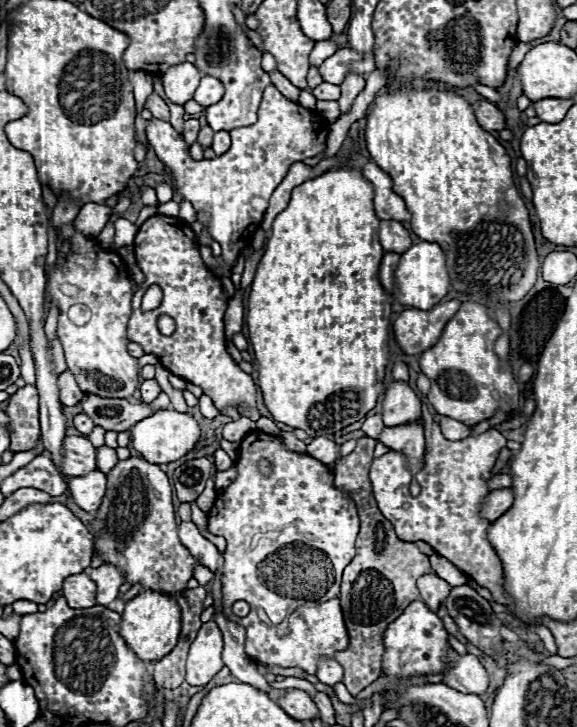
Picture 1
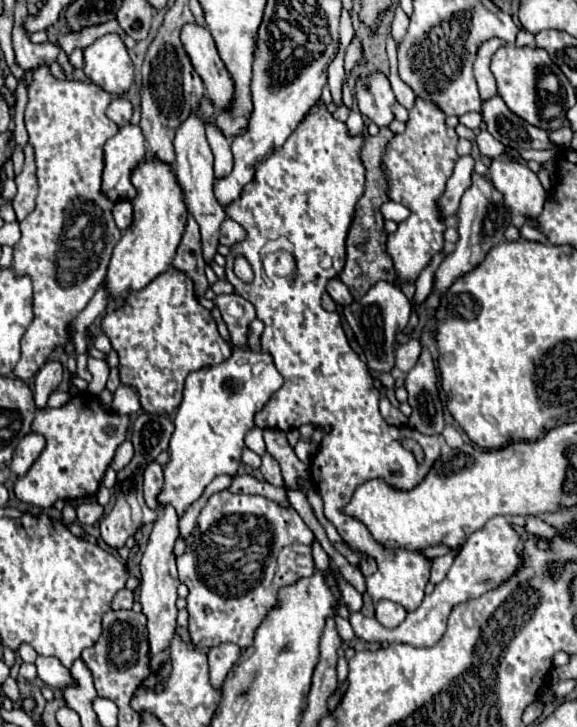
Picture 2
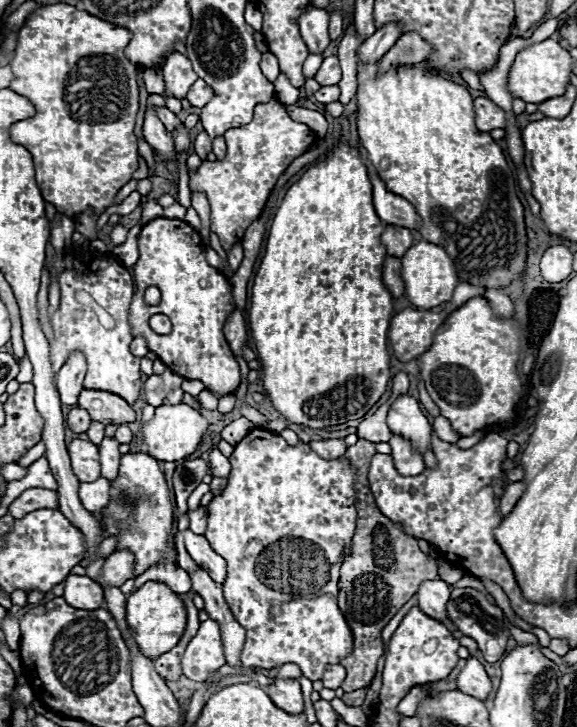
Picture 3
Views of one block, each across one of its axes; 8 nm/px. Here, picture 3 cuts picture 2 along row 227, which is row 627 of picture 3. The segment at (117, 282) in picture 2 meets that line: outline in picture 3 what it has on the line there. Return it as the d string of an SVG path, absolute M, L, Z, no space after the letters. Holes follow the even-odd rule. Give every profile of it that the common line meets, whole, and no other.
M148 580L130 594L126 604L126 620L142 654L146 654L148 658L158 658L158 654L172 650L178 644L178 638L182 638L186 628L186 608L182 598L164 582Z

